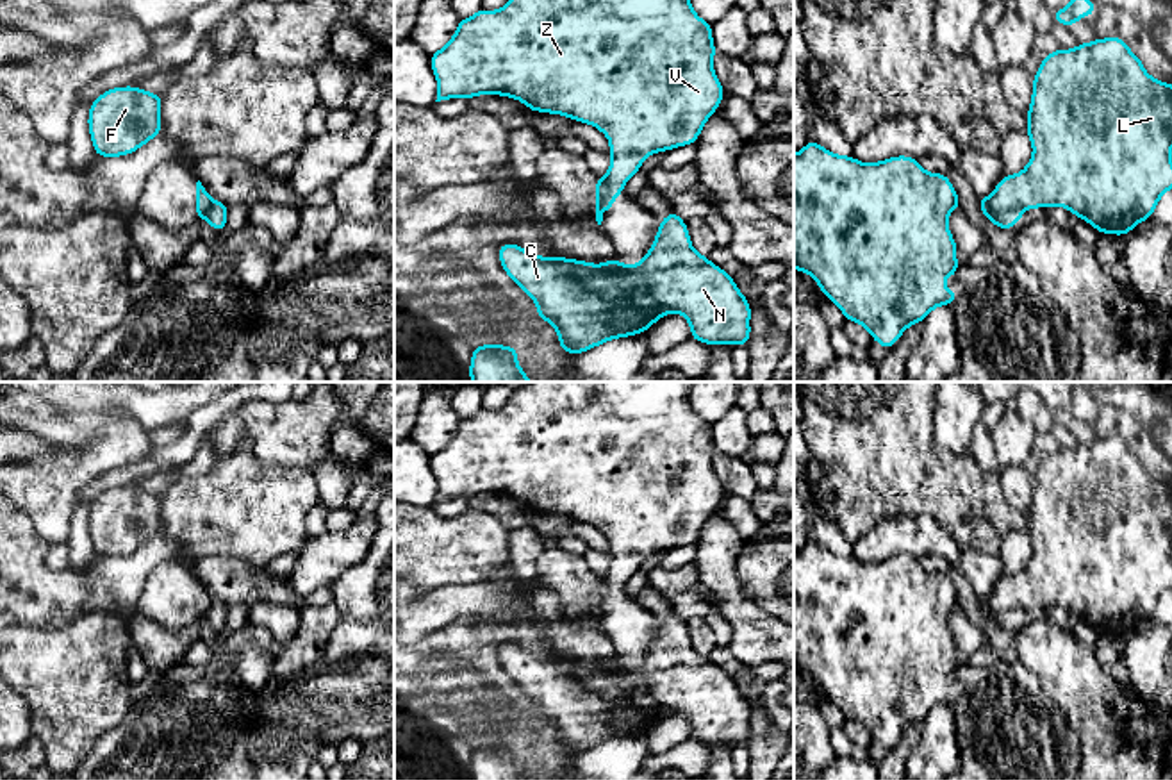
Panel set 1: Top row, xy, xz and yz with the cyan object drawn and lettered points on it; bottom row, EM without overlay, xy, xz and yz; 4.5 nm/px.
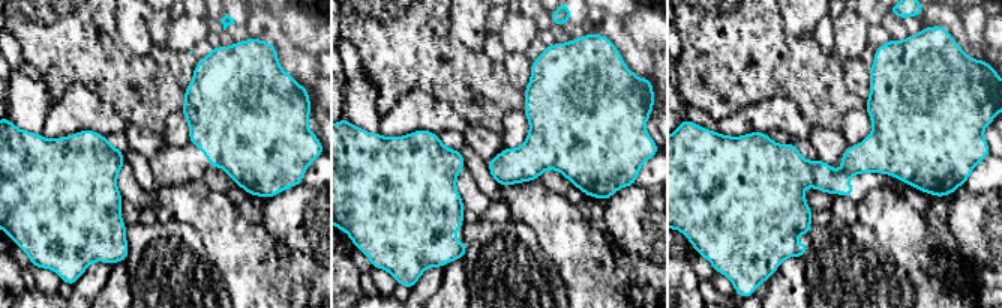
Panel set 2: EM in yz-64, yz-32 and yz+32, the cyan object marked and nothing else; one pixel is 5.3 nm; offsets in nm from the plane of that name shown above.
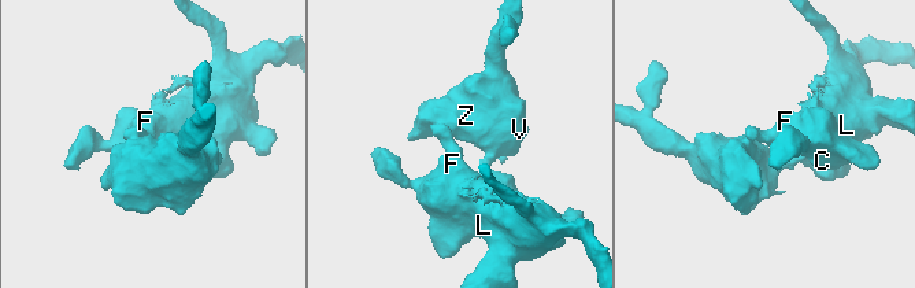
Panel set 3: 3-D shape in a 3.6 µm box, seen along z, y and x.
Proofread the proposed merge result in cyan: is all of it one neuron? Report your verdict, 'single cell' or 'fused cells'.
fused cells

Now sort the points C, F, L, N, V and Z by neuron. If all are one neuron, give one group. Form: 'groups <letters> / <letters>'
groups C F L N / V Z

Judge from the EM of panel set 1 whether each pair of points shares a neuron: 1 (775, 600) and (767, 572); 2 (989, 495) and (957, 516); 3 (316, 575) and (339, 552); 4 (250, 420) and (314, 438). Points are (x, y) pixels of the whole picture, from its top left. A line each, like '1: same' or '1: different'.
1: same
2: same
3: same
4: same

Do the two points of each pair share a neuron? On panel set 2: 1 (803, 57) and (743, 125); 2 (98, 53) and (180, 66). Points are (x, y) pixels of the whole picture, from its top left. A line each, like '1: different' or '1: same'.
1: different
2: different

